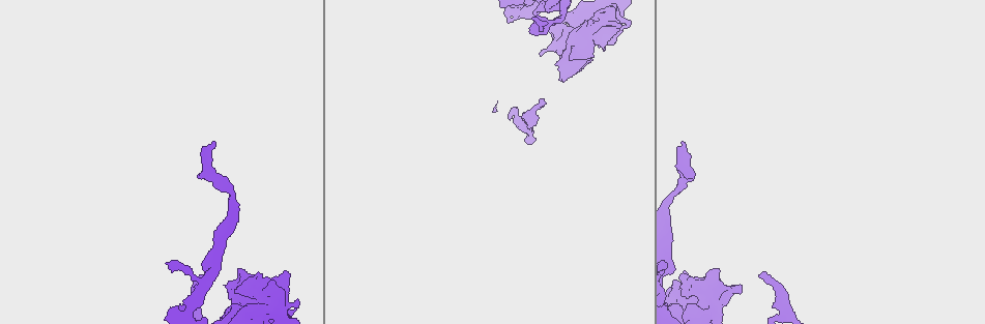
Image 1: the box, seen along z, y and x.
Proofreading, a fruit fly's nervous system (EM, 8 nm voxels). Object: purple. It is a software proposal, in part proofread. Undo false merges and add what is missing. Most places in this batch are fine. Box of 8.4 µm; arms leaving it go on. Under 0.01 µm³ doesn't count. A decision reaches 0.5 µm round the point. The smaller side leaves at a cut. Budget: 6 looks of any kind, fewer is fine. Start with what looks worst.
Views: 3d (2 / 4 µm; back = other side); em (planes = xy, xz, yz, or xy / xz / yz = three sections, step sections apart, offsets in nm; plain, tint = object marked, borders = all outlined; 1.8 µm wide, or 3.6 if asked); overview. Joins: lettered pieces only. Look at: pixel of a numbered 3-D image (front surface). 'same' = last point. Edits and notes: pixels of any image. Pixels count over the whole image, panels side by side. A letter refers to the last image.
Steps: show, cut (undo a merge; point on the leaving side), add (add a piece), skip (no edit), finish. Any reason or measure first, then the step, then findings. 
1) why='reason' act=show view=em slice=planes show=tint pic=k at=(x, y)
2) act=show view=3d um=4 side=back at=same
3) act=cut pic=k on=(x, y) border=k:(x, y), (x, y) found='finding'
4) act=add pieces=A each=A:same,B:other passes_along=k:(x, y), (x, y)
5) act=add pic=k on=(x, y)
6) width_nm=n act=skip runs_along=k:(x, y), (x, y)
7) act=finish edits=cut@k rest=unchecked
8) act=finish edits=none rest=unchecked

why='thin end' act=show view=em slice=planes show=borders pic=1 at=(544, 22)

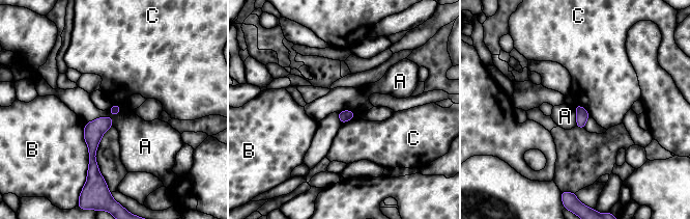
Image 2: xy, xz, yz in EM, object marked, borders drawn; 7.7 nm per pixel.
longest_contact=B:440nm act=skip each=A:other,B:other,C:other border=2:(86, 122), (109, 117), (113, 126) found='none of them fits'

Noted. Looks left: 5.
why='thin end' act=show view=em slice=xy step=16 show=borders pic=1 at=(759, 277)

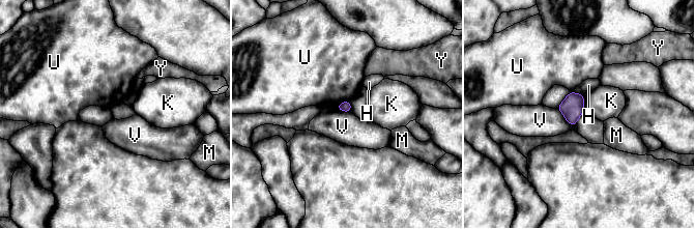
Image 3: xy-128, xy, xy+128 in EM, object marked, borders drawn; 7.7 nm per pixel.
act=skip each=H:other,K:other,M:other,U:other,V:other,Y:other border=3:(557, 108), (574, 126) found='none of them fits'

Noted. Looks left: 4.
why='stops while still wide' act=show view=em slice=yz step=4 show=tint pic=1 at=(673, 285)

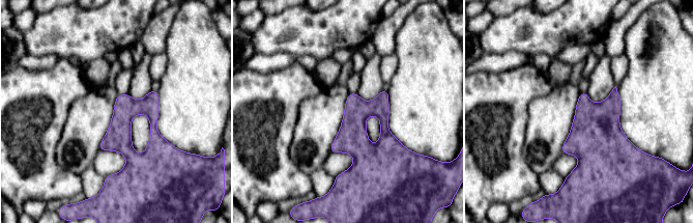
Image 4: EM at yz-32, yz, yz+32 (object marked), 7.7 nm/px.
why='cut it another way' act=show view=em slice=planes show=borders at=same

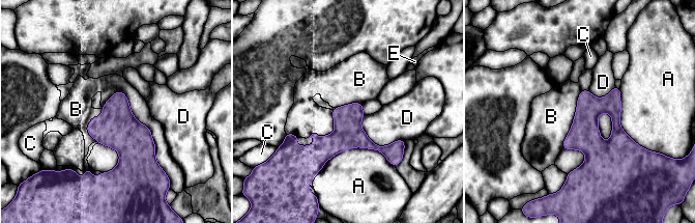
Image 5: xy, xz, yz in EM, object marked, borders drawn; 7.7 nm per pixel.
act=skip each=A:other,B:other,C:other,D:other,E:other border=5:(115, 91), (148, 128), (160, 165) found='none of them fits'

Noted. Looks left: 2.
act=finish edits=none rest=unchecked

